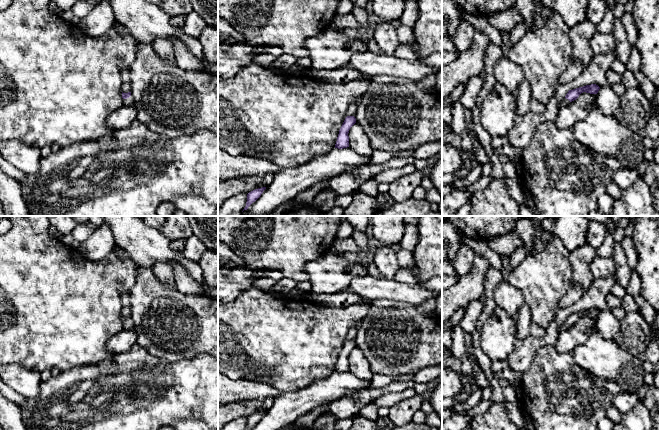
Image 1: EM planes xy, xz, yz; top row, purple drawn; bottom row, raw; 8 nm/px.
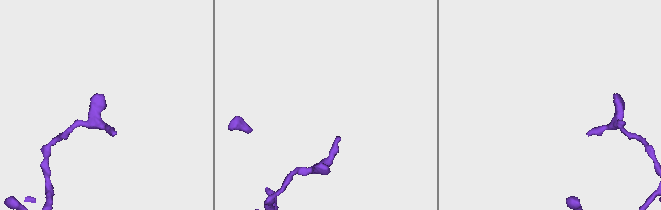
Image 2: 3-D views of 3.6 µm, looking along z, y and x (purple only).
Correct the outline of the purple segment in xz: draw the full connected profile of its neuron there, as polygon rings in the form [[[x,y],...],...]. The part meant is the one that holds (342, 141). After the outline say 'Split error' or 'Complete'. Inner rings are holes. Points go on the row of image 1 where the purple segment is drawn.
[[[347,116],[339,130],[335,148],[343,149],[349,147],[349,130],[356,123],[354,116]]]. Complete

